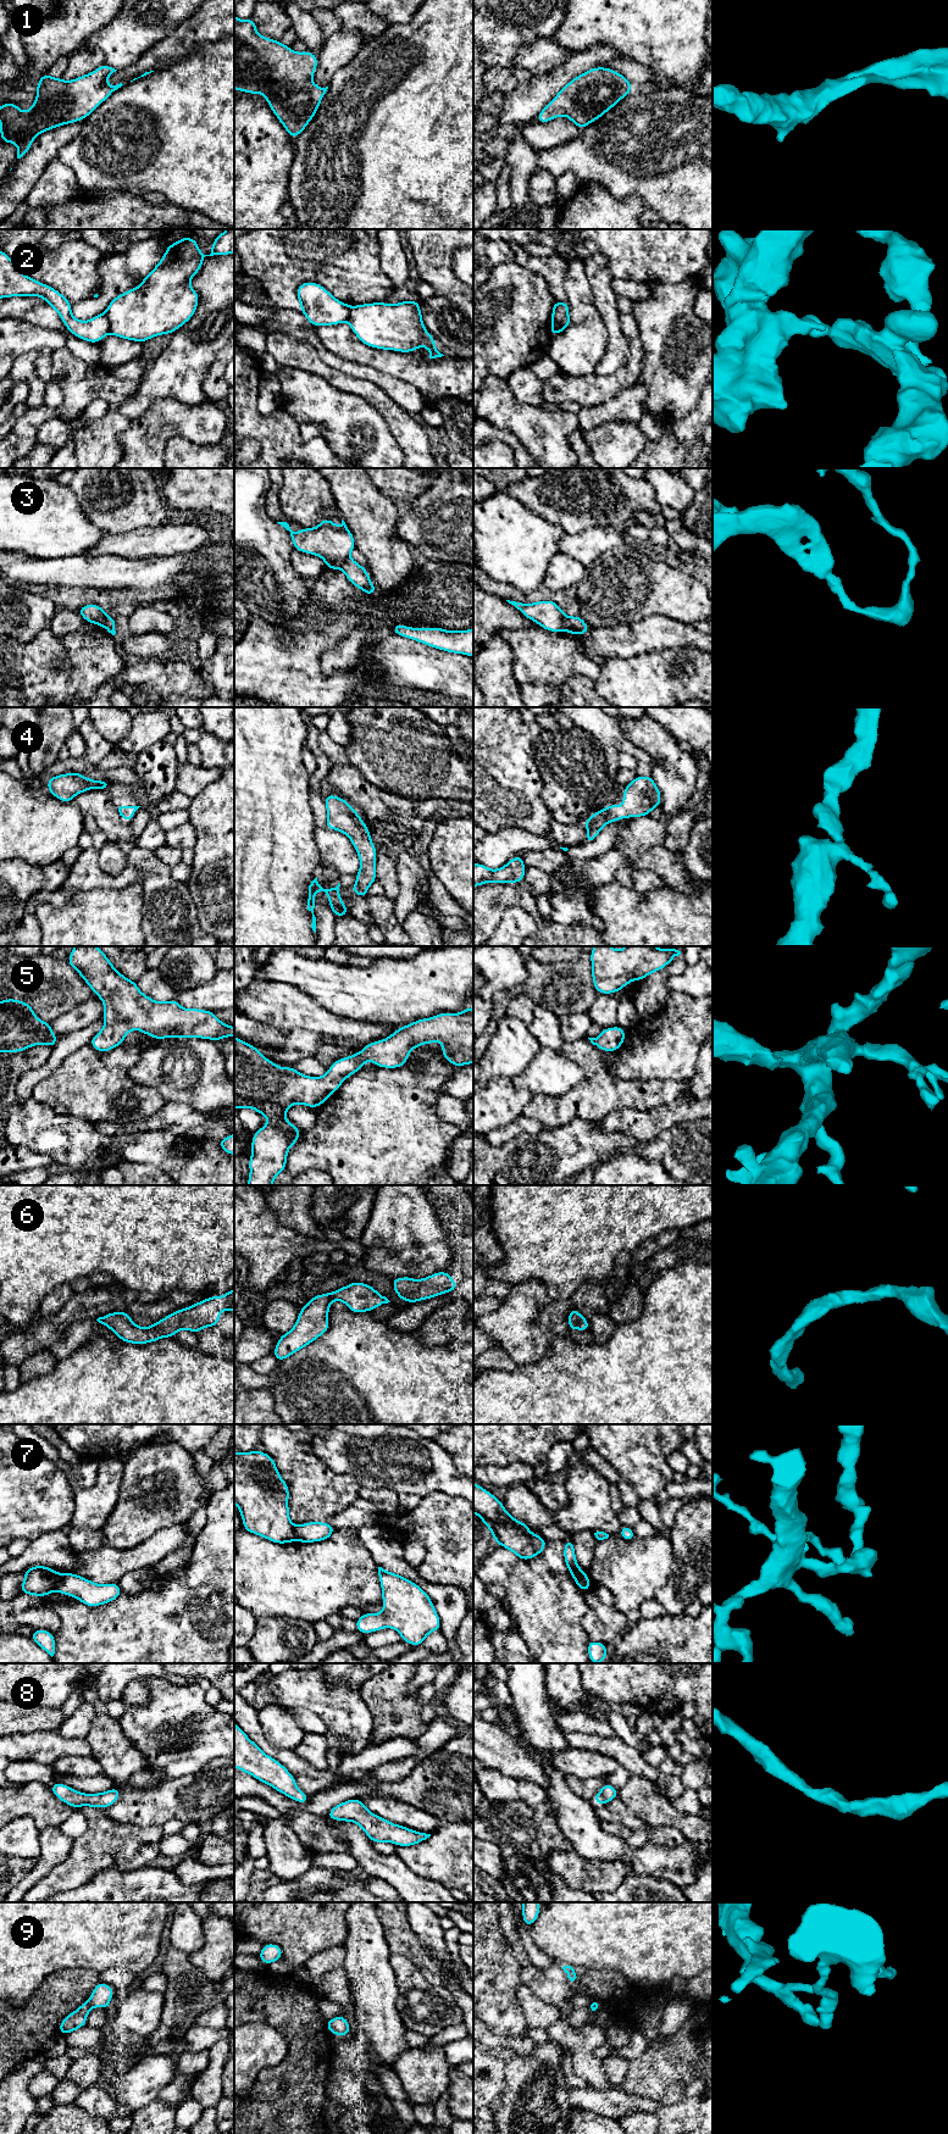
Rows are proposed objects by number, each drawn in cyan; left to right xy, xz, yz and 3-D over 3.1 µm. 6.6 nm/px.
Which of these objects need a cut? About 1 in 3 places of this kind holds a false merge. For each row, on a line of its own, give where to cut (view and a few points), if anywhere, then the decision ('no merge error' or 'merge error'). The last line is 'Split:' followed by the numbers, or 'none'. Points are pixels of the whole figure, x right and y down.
1: no cut | no merge error
2: xy (104, 314), (111, 332) | merge error
3: yz (565, 616), (561, 629) | merge error
4: no cut | no merge error
5: no cut | no merge error
6: no cut | no merge error
7: xy (59, 1573), (54, 1589) | merge error
8: no cut | no merge error
9: xy (87, 2001), (92, 2007) | merge error
Split: 2, 3, 7, 9

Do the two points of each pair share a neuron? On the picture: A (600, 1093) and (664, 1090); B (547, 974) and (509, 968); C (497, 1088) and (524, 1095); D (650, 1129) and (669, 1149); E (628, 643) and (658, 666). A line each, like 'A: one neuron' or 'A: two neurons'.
A: one neuron
B: two neurons
C: one neuron
D: two neurons
E: two neurons

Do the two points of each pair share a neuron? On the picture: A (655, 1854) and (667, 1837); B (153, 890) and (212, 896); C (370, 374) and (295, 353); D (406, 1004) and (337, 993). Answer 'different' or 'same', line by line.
A: different
B: different
C: different
D: same

